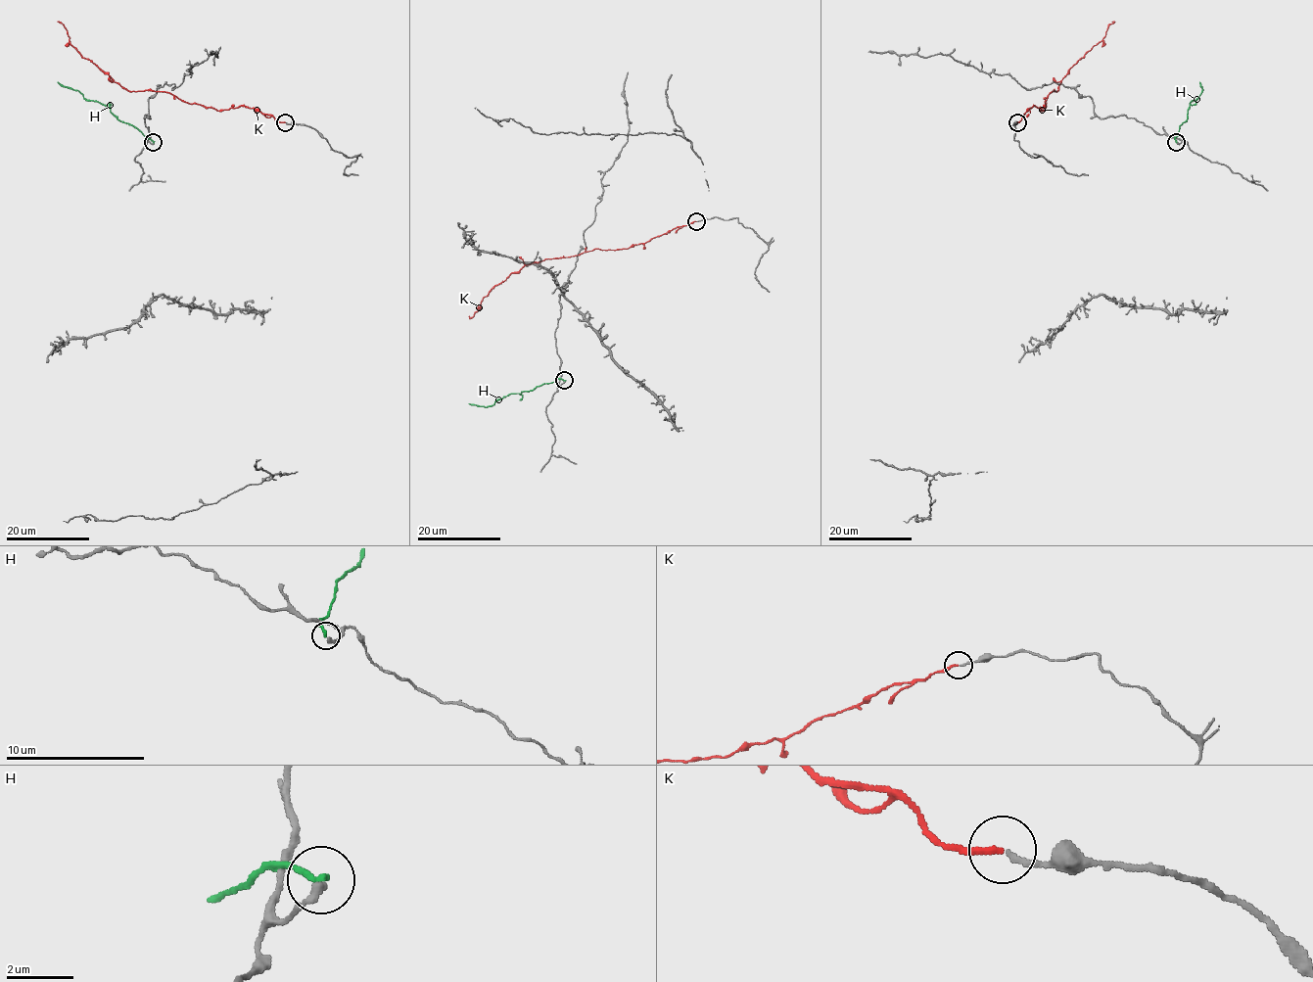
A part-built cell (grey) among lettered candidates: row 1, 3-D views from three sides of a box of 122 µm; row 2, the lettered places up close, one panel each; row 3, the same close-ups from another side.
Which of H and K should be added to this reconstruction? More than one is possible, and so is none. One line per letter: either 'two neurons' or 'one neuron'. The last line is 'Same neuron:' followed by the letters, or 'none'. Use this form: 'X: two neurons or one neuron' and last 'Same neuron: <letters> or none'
H: two neurons
K: one neuron
Same neuron: K

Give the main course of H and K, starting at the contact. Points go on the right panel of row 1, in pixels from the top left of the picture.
H: (1176, 142), (1175, 137), (1186, 120), (1190, 103), (1201, 92), (1199, 82)
K: (1017, 122), (1029, 108), (1045, 109), (1045, 102), (1052, 91), (1057, 90), (1060, 81), (1099, 44), (1114, 21)

